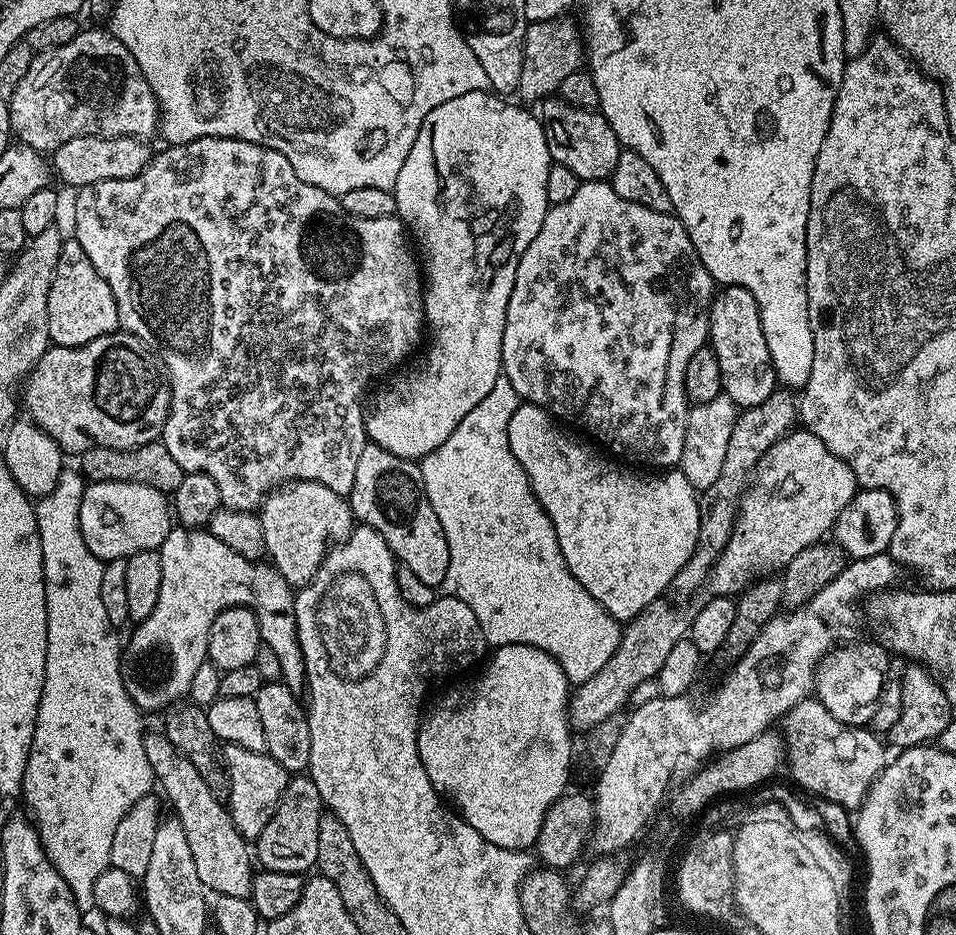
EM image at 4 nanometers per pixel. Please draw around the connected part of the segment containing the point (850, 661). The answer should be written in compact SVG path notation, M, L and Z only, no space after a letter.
M848 642L837 646L820 661L816 667L814 696L822 706L826 706L826 710L830 710L830 714L834 714L834 718L838 718L838 722L868 726L874 718L874 706L882 694L890 653L883 643L860 643Z

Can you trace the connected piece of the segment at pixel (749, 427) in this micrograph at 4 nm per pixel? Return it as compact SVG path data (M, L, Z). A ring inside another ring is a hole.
M784 386L777 387L776 391L770 394L770 398L766 398L766 402L758 402L758 406L743 409L737 415L722 470L718 473L714 486L699 493L698 542L694 542L694 554L686 558L686 566L682 566L682 570L678 570L678 574L672 580L673 593L677 592L680 596L692 596L703 584L705 587L709 583L712 567L722 554L732 533L736 516L740 513L740 499L744 496L744 489L748 487L761 458L768 453L772 443L793 431L797 420L797 397Z

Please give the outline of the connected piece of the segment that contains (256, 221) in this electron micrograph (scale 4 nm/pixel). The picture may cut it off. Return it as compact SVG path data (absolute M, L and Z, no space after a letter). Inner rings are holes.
M202 136L189 144L174 144L163 150L161 156L159 153L149 160L134 178L94 182L79 189L75 193L74 232L74 239L86 250L90 262L94 262L94 270L106 278L114 294L120 328L138 337L150 349L170 381L172 397L162 443L184 473L210 474L218 485L221 505L230 510L256 512L269 493L298 480L313 480L330 486L339 496L351 497L358 458L369 443L364 431L366 408L363 403L360 405L360 395L368 380L399 369L409 359L408 352L415 350L420 335L423 337L426 332L422 268L405 235L404 221L397 215L354 218L354 214L346 214L337 197L302 182L302 178L294 174L294 166L290 166L278 150L270 150L265 144Z

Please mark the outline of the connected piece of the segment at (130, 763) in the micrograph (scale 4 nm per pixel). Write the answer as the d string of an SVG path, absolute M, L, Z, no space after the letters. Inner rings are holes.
M64 470L57 485L35 501L38 538L42 542L42 566L46 586L46 678L34 738L24 771L22 800L32 813L48 860L62 874L72 897L82 910L94 905L94 882L110 866L114 830L130 808L154 788L150 758L146 758L142 713L126 694L120 661L121 633L106 618L102 606L102 570L104 564L86 546L80 529L80 507L86 481L79 471Z

